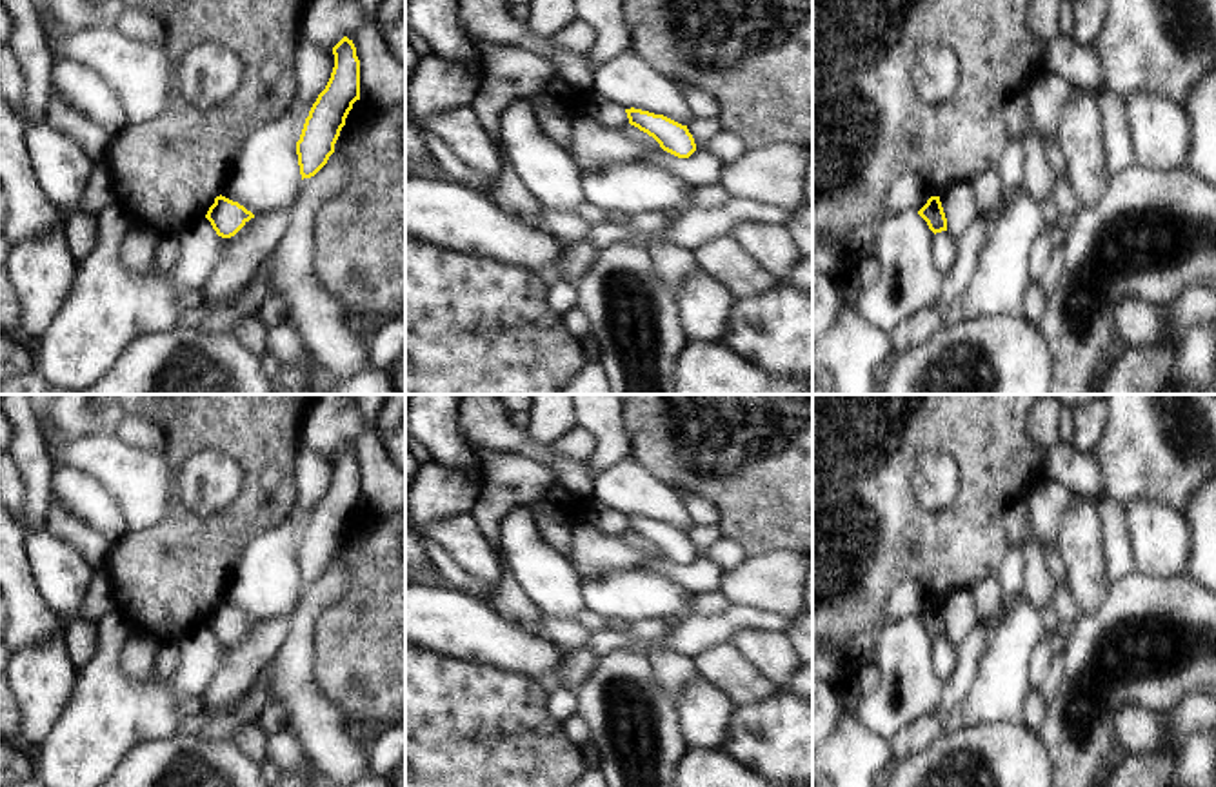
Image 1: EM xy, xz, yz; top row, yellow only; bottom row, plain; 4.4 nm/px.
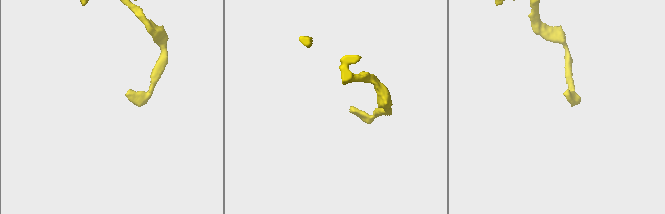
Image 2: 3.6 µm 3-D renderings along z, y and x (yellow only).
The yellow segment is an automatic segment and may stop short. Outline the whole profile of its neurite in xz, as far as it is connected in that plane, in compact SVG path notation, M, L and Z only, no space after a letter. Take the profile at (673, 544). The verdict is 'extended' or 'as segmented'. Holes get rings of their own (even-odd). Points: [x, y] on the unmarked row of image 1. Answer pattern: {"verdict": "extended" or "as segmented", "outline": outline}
{"verdict": "as segmented", "outline": "M625 516L629 531L653 543L660 554L678 565L689 565L696 551L687 533L682 533L663 522L642 516Z"}

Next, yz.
{"verdict": "as segmented", "outline": "M931 603L927 611L918 618L918 622L927 629L934 642L947 638L947 625L940 603Z"}

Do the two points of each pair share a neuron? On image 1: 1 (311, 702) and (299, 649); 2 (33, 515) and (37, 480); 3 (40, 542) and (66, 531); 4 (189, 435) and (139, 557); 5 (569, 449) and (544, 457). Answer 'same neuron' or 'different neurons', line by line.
1: same neuron
2: same neuron
3: different neurons
4: same neuron
5: different neurons

